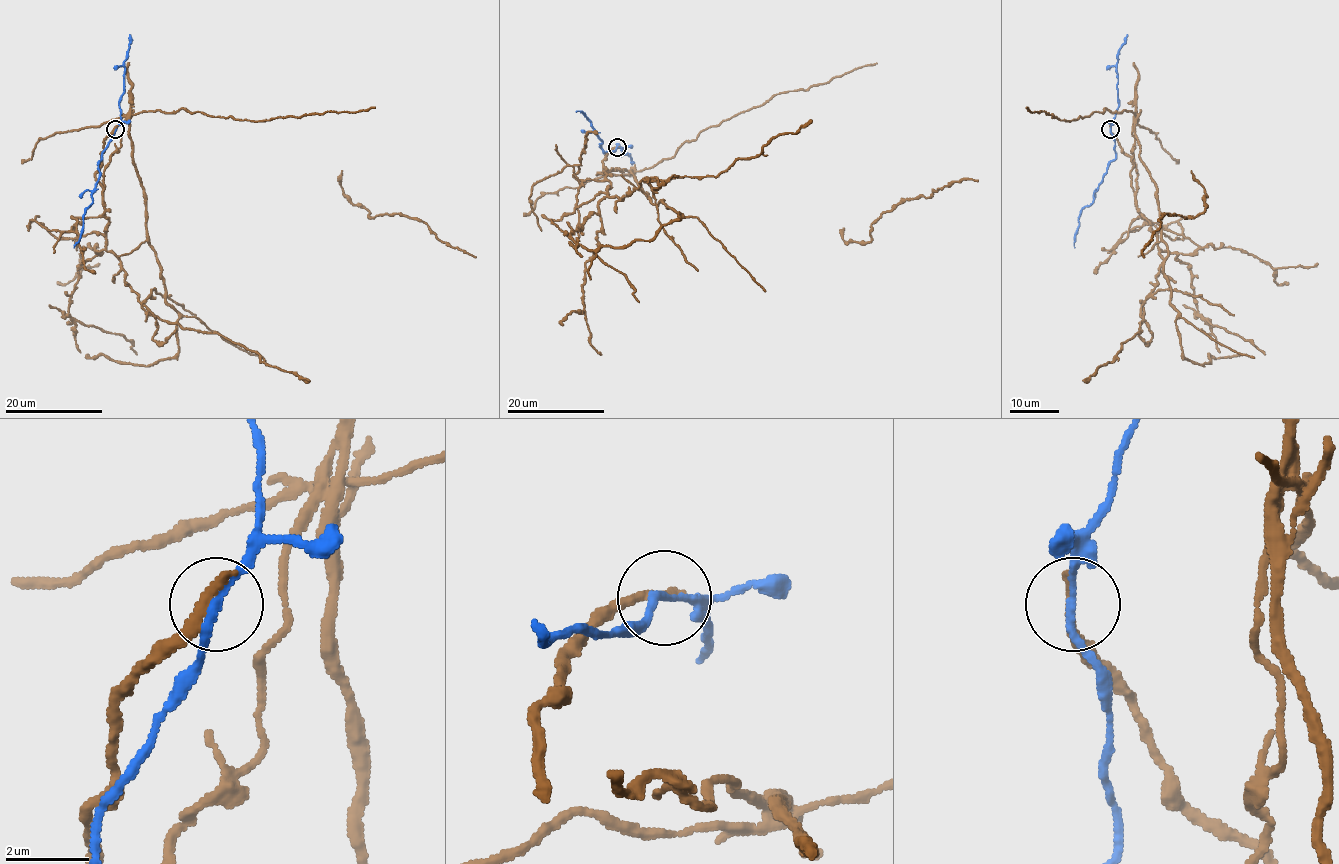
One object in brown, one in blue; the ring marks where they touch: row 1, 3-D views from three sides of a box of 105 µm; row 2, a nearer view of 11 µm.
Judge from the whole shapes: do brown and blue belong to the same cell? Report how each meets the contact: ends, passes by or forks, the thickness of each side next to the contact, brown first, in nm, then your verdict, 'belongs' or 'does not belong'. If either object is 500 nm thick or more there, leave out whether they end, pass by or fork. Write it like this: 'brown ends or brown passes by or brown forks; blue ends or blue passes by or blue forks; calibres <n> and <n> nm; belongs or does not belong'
brown ends; blue passes by; calibres 280 and 170 nm; does not belong

